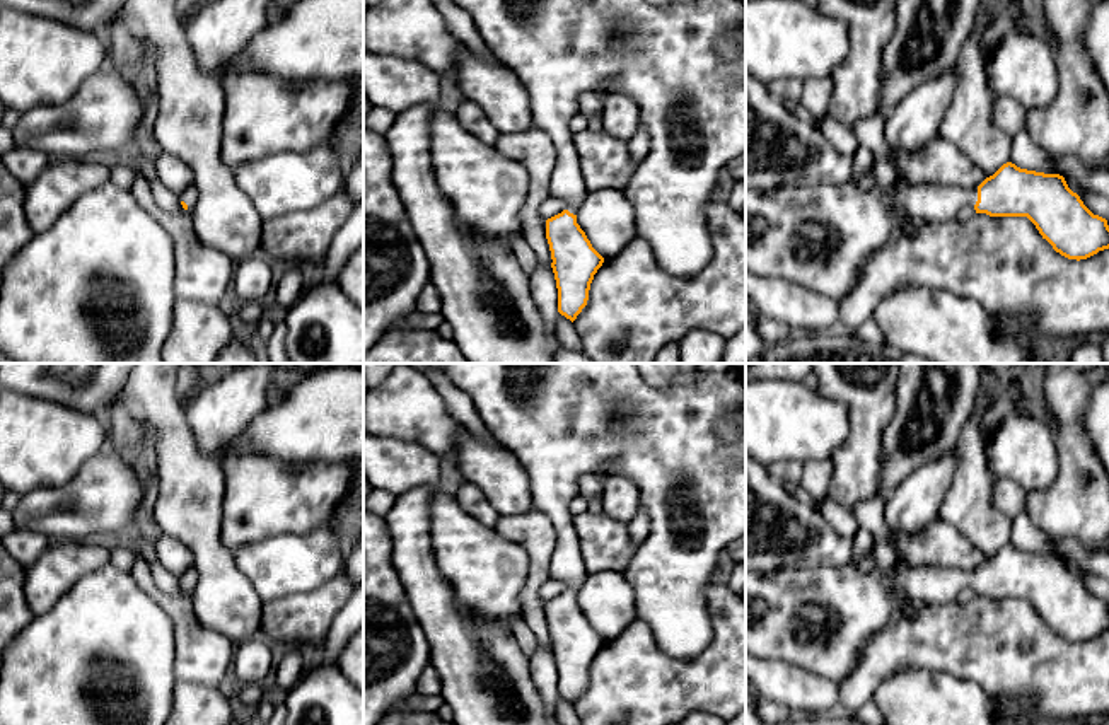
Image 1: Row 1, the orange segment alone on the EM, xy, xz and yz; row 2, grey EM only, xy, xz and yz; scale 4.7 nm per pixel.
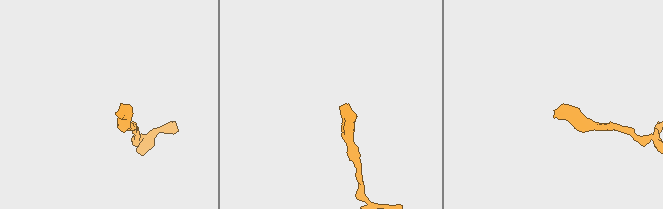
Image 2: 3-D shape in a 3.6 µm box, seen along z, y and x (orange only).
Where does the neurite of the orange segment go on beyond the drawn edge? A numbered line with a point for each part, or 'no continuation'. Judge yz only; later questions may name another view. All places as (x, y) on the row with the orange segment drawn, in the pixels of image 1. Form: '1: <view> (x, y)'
1: yz (819, 237)

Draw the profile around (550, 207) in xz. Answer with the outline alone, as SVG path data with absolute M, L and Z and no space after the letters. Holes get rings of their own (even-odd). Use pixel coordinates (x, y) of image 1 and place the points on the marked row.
M549 196L548 200L543 201L539 213L544 220L561 213L566 210L568 203L561 198Z

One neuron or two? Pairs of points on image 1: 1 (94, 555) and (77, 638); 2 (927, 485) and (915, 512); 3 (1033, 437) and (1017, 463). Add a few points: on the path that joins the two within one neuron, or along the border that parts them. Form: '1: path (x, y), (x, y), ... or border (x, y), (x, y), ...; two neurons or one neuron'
1: border (110, 562), (82, 575), (60, 597); two neurons
2: path (922, 492), (915, 505); one neuron
3: path (1026, 444), (1019, 456); one neuron

